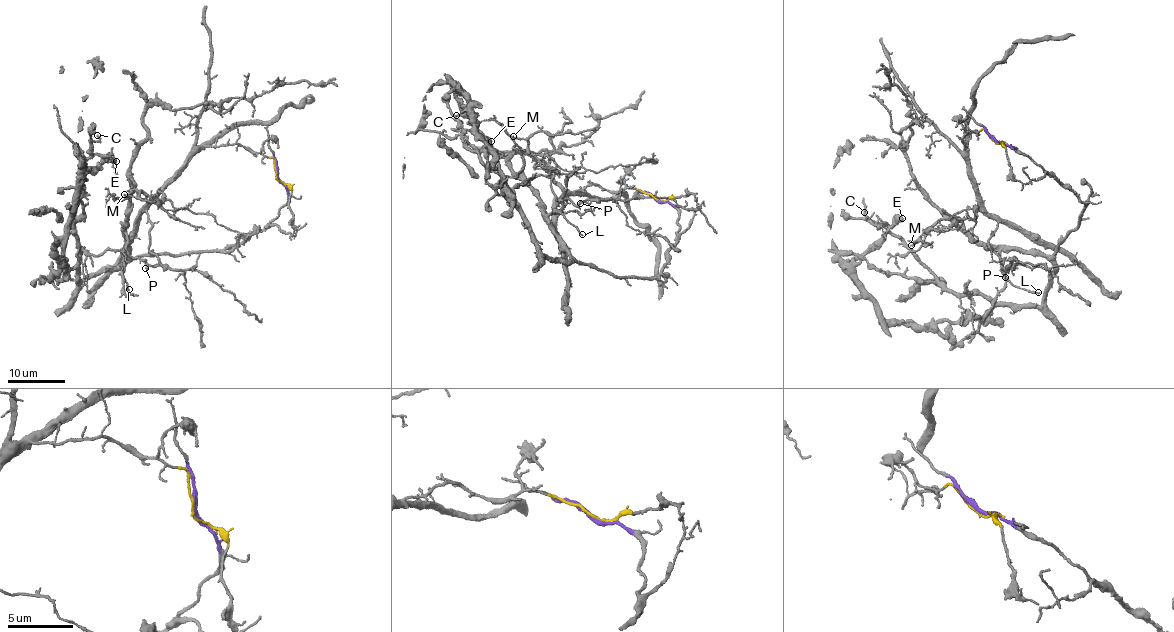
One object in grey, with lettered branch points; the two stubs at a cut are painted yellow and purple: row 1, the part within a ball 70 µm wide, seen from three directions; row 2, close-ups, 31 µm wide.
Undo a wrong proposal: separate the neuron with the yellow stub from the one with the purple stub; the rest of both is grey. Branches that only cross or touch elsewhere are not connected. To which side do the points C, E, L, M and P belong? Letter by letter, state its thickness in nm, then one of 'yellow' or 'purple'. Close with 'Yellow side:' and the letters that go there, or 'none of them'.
C: 160 nm | purple
E: 600 nm | purple
L: 140 nm | purple
M: 190 nm | purple
P: 110 nm | yellow
Yellow side: P

